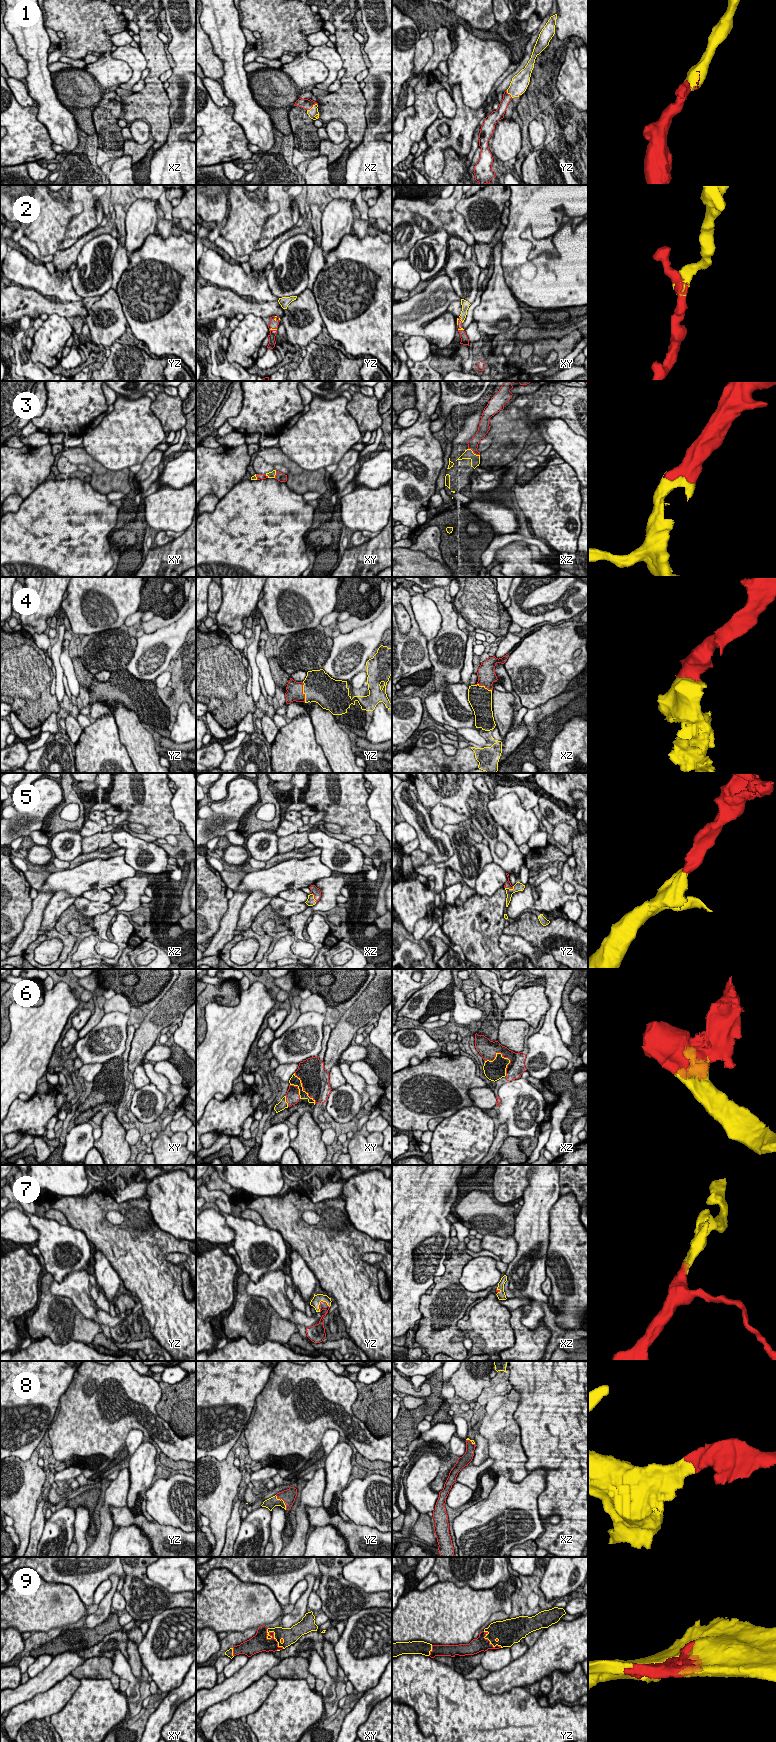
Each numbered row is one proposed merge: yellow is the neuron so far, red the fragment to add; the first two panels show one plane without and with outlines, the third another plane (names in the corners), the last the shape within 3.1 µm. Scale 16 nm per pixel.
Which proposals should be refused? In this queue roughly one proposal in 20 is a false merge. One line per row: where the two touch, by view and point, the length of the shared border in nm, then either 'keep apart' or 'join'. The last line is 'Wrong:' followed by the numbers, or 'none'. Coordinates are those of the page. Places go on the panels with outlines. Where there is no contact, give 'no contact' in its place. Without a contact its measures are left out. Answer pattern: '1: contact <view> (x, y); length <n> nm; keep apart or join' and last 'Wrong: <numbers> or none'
1: contact xz (313, 106); length 200 nm; join
2: contact xy (457, 321); length 160 nm; join
3: contact xz (473, 453); length 220 nm; join
4: contact yz (303, 692); length 320 nm; join
5: contact xz (313, 898); length 170 nm; join
6: contact xz (503, 1057); length 420 nm; join
7: contact yz (325, 1301); length 200 nm; join
8: contact yz (283, 1501); length 300 nm; join
9: contact xy (274, 1638); length 420 nm; join
Wrong: none

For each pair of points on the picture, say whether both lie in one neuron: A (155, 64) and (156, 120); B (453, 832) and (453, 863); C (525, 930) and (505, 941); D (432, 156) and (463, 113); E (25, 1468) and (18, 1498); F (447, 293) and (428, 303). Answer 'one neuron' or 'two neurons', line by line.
A: one neuron
B: one neuron
C: two neurons
D: one neuron
E: one neuron
F: one neuron

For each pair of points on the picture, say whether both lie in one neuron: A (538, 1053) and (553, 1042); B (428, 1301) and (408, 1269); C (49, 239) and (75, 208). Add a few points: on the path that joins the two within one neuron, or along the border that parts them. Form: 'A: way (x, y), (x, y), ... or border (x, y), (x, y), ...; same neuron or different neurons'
A: way (542, 1049), (549, 1044); same neuron
B: border (424, 1293), (420, 1299), (419, 1306), (421, 1316); different neurons
C: way (49, 231), (67, 213); same neuron

